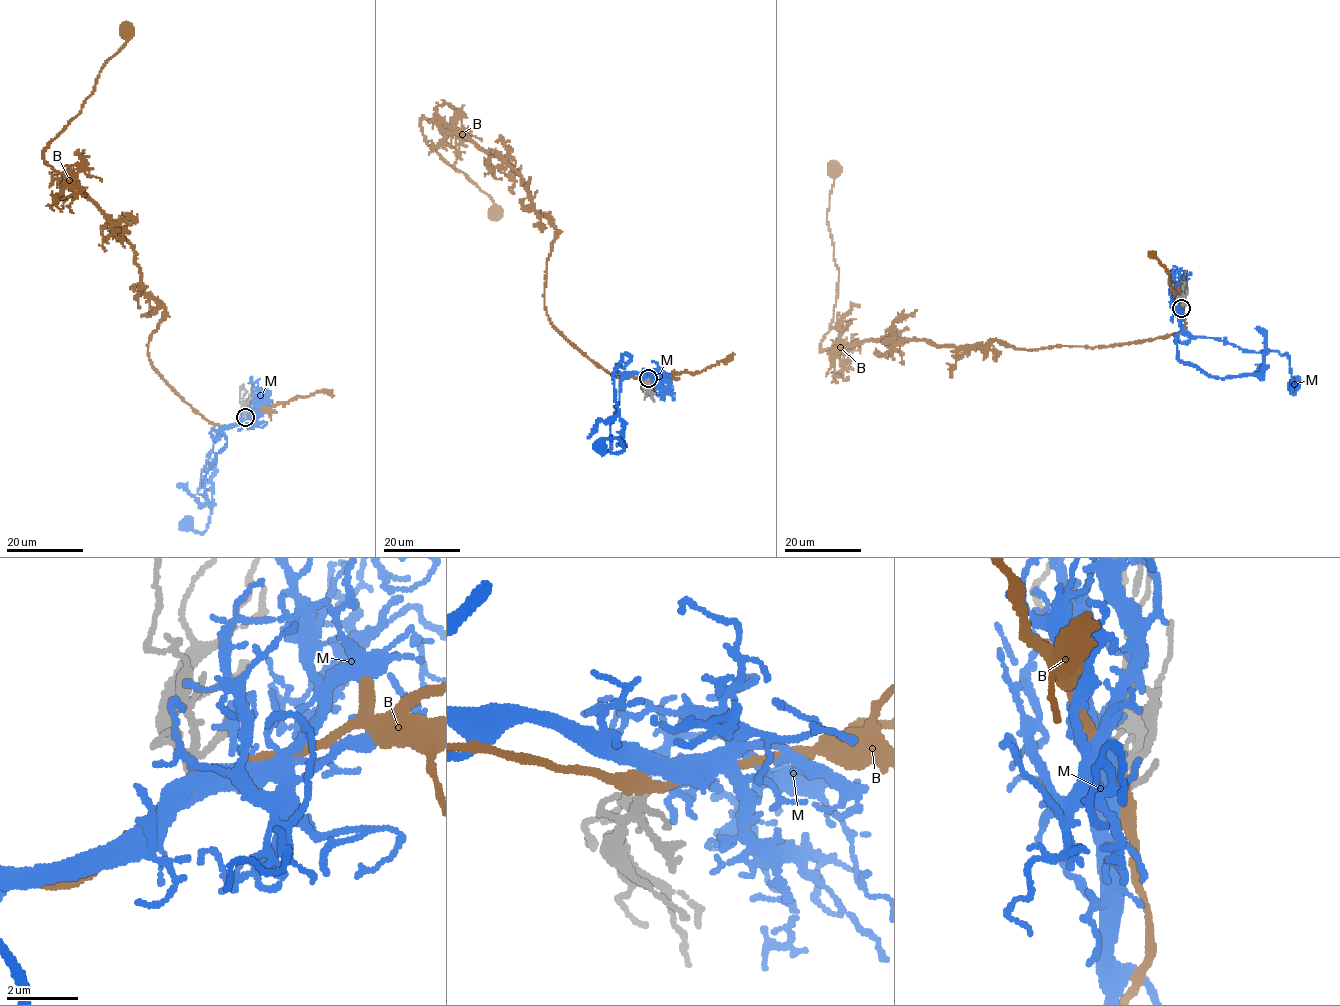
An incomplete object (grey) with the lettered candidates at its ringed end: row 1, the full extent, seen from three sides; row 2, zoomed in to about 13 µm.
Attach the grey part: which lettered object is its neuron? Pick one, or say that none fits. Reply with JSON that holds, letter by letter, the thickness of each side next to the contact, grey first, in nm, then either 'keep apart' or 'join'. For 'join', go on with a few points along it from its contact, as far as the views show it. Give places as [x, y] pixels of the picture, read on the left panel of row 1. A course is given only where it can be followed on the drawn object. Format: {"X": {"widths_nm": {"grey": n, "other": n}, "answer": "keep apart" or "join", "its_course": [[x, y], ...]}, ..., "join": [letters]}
{"B": {"widths_nm": {"grey": 220, "other": 400}, "answer": "keep apart"}, "M": {"widths_nm": {"grey": 180, "other": 500}, "answer": "join", "its_course": [[245, 417], [214, 437], [201, 472], [197, 492], [210, 509], [207, 527], [202, 532], [195, 532], [186, 523]]}, "join": ["M"]}

